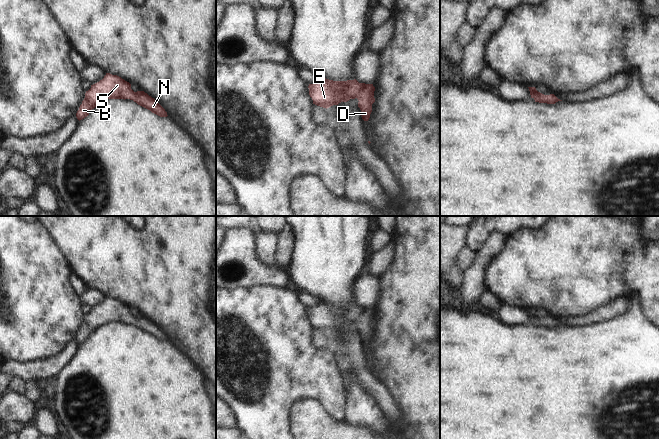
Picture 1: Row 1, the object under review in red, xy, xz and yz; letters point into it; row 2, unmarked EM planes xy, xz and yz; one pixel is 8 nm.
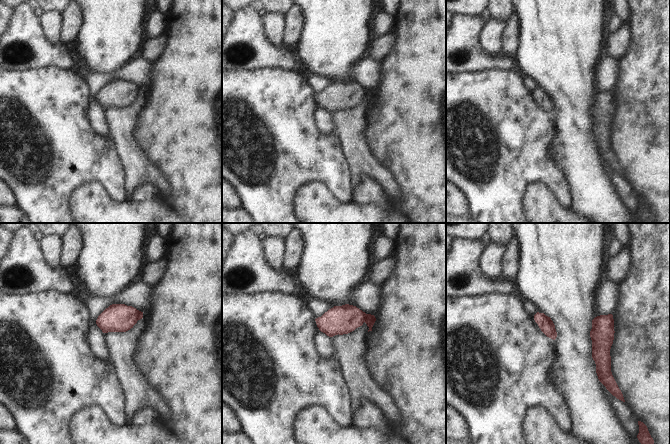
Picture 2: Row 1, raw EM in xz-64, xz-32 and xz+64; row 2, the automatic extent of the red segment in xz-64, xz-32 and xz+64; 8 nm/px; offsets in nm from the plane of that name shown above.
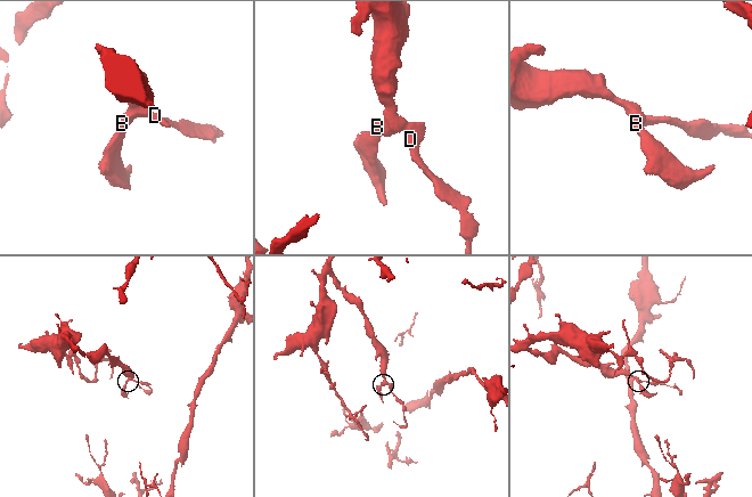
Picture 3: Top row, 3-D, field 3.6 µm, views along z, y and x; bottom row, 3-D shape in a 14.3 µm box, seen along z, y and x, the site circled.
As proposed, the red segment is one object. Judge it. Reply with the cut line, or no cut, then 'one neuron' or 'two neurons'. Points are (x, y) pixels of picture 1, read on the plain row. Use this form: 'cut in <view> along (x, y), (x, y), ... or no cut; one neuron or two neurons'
no cut; one neuron

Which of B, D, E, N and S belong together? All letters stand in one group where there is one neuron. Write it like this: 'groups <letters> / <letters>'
groups B D E N S

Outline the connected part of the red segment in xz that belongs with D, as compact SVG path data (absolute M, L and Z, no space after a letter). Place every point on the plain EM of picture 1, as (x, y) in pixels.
M321 302L313 308L309 308L308 312L313 328L326 333L357 322L362 343L369 344L372 328L375 326L373 308L359 307L356 303L333 305Z

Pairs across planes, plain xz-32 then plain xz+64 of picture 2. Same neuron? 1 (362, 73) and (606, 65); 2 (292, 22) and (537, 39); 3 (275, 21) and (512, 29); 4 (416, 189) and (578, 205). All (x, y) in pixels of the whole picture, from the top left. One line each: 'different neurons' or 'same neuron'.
1: same neuron
2: different neurons
3: different neurons
4: different neurons

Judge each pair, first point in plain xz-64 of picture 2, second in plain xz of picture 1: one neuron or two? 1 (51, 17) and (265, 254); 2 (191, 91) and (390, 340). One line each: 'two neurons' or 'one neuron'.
1: one neuron
2: one neuron

